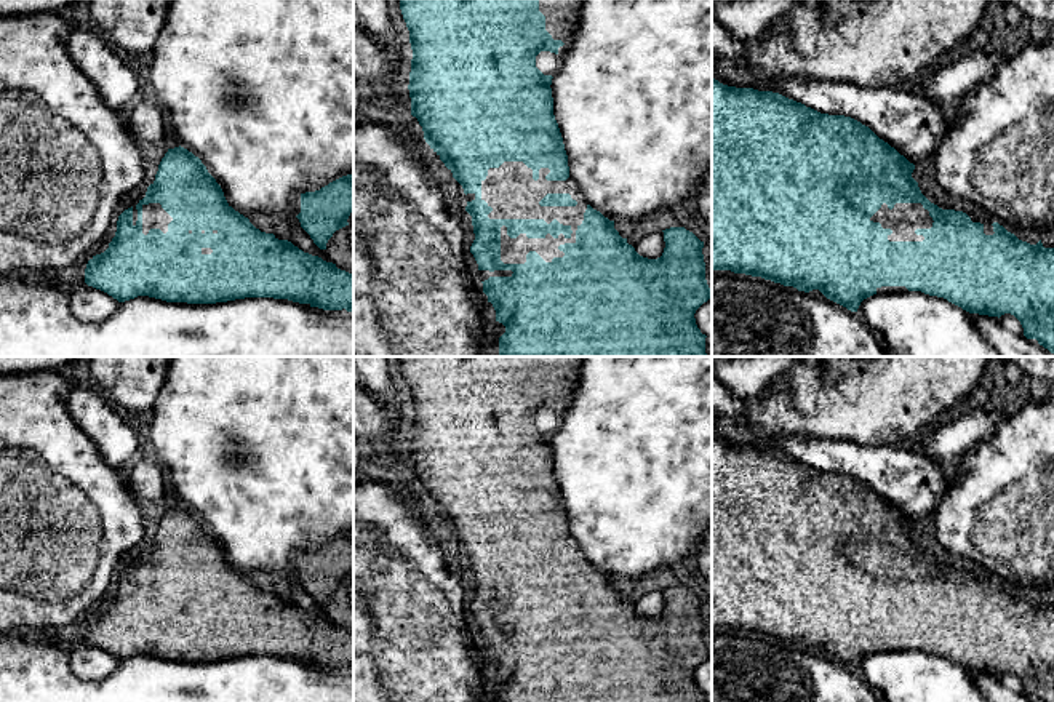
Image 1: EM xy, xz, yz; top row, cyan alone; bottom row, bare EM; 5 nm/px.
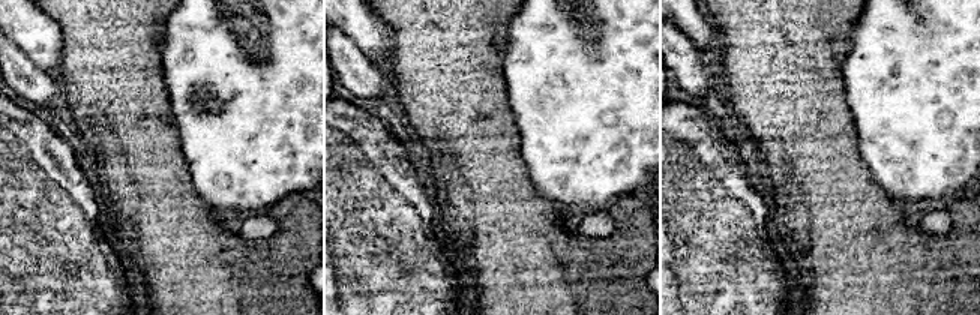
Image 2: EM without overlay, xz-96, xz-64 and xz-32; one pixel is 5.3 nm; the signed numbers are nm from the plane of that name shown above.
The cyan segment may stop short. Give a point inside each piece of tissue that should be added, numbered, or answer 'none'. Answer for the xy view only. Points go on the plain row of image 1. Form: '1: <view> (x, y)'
1: xy (154, 574)

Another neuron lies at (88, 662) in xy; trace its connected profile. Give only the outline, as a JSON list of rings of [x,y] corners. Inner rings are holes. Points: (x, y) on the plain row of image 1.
[[[85,640],[69,644],[70,670],[86,681],[102,681],[118,667],[118,659],[107,651],[88,644]]]

